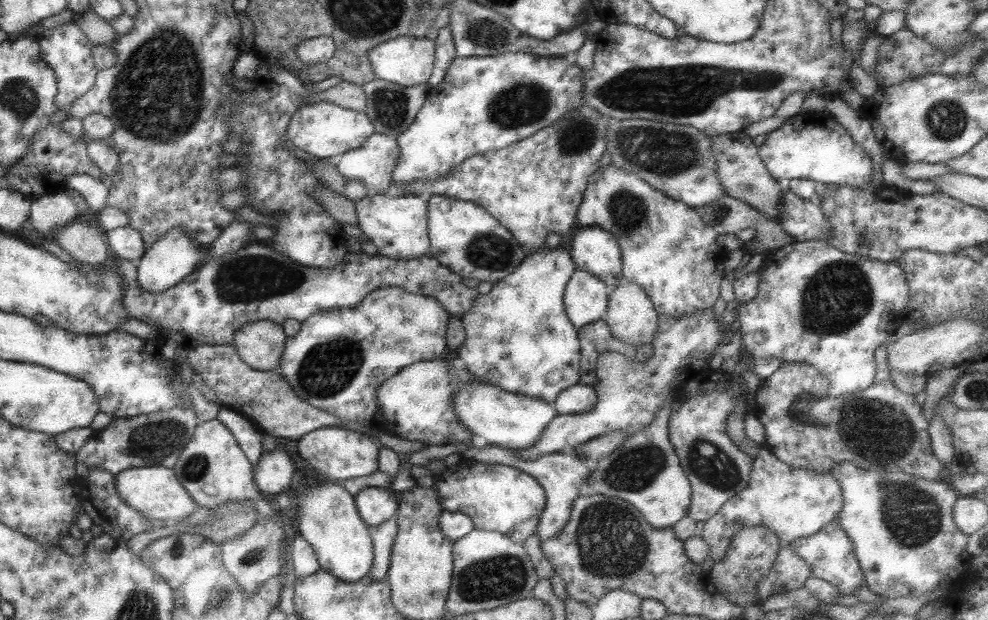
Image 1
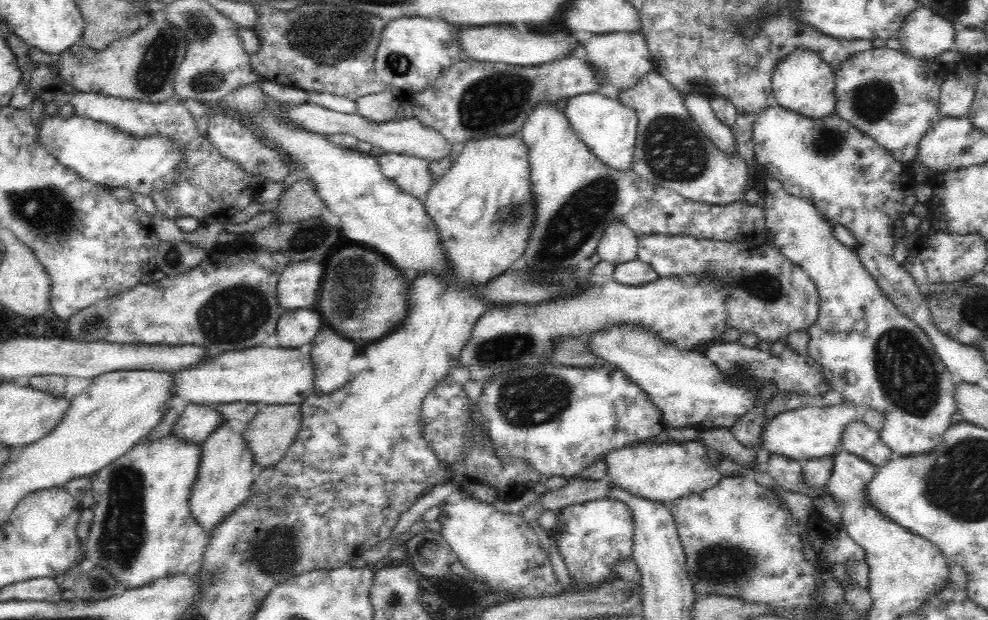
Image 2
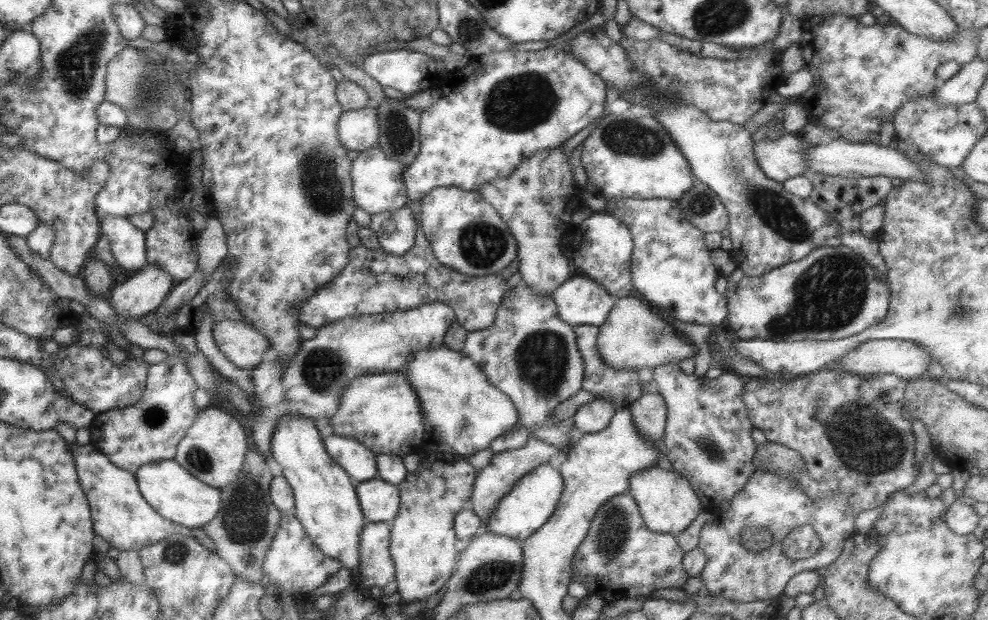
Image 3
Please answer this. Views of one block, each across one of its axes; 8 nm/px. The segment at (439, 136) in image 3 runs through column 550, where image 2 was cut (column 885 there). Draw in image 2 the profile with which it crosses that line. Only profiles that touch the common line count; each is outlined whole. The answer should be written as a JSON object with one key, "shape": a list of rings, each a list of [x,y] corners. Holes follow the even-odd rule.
{"shape":[[[888,47],[865,50],[834,66],[834,112],[848,124],[872,137],[900,163],[915,161],[920,139],[938,122],[944,66],[938,61],[912,58]]]}

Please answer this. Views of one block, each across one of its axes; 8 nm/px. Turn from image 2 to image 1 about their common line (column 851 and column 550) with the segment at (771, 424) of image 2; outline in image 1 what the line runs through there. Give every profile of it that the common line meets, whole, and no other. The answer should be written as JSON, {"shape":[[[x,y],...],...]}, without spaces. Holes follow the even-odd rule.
{"shape":[[[484,381],[470,382],[456,390],[452,405],[457,419],[470,430],[474,447],[478,448],[491,445],[507,449],[530,448],[540,438],[546,424],[555,417],[554,406],[551,403],[540,398],[506,392]]]}

